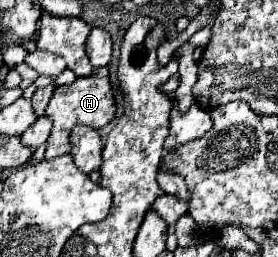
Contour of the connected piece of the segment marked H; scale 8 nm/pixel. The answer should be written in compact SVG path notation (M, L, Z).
M105 67L95 69L93 75L89 75L89 77L79 77L71 85L57 87L47 109L45 109L45 117L53 121L53 129L47 139L47 149L45 149L45 161L51 161L55 157L69 153L69 149L71 149L69 133L73 127L87 125L91 129L101 129L115 117L115 101L113 101L107 69Z

